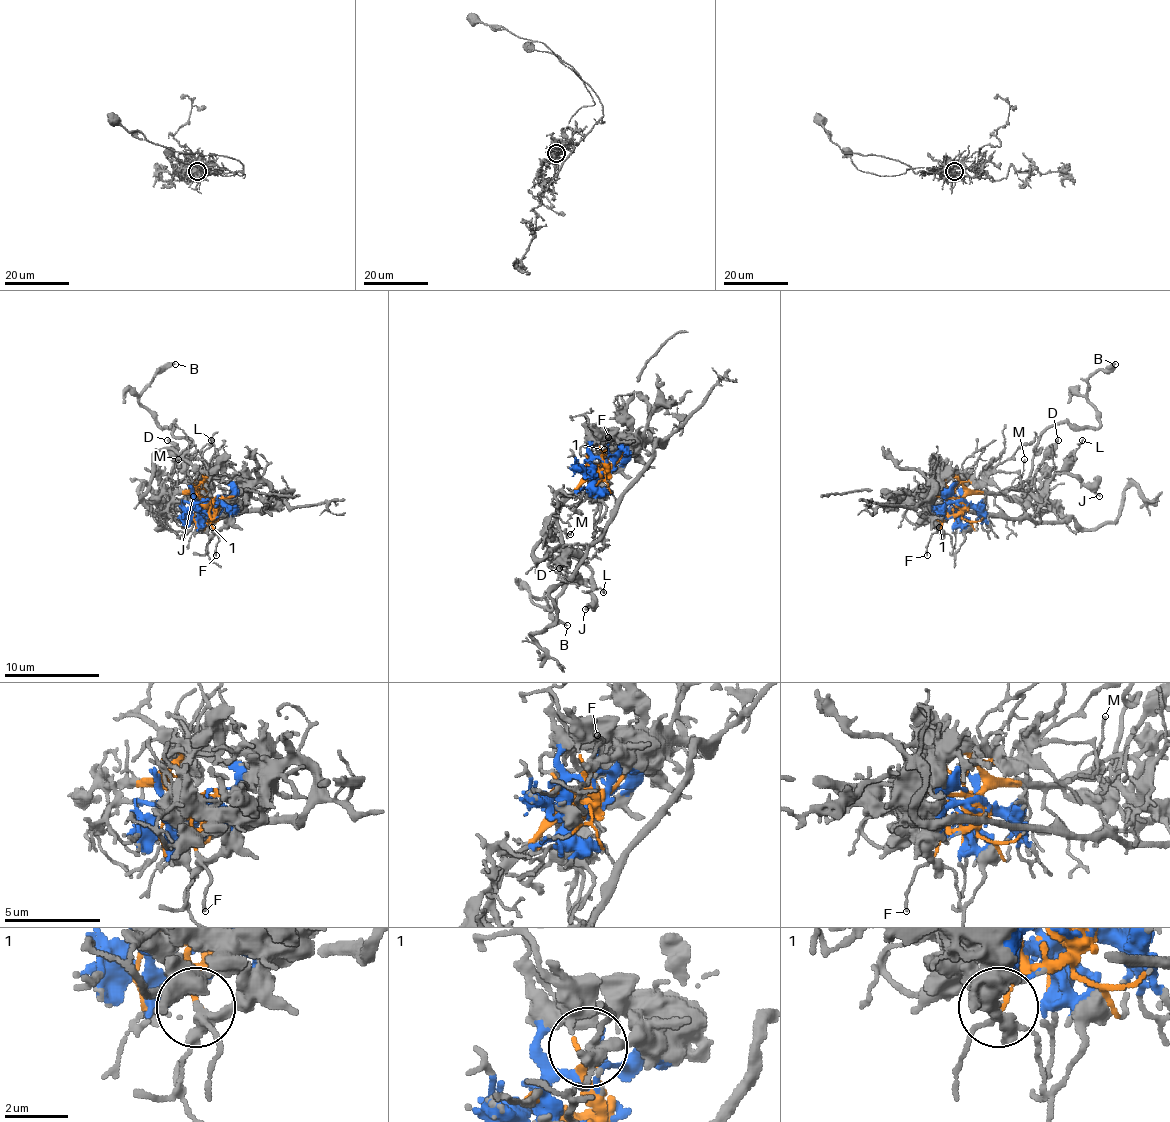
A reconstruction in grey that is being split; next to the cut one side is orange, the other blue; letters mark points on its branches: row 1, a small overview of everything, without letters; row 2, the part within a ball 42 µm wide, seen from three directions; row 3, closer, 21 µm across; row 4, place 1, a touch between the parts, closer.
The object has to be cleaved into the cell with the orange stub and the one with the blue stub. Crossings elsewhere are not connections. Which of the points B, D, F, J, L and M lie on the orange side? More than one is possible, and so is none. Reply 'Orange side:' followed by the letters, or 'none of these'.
Orange side: B, D, F, J, L, M

